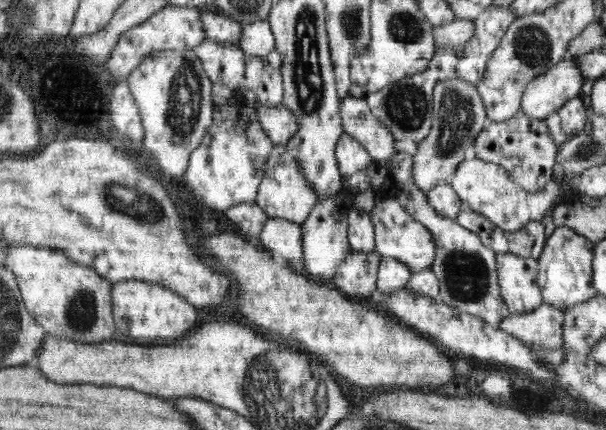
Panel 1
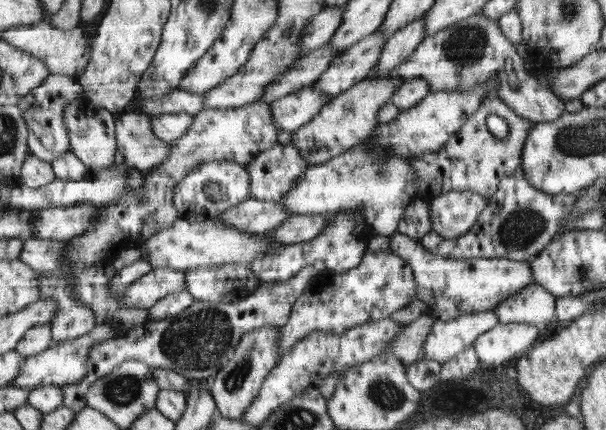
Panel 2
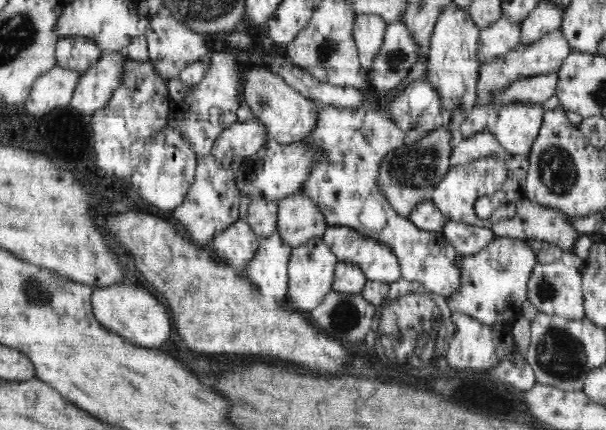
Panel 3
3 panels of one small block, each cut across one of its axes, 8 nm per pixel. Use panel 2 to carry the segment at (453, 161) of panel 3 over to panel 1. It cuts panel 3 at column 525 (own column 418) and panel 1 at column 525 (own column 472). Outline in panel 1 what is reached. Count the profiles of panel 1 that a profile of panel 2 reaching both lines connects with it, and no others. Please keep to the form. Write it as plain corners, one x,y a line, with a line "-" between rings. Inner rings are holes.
519,111
511,120
491,123
480,131
473,144
476,157
500,165
511,179
526,192
541,194
553,178
553,166
557,155
556,143
550,136
545,120
534,120

